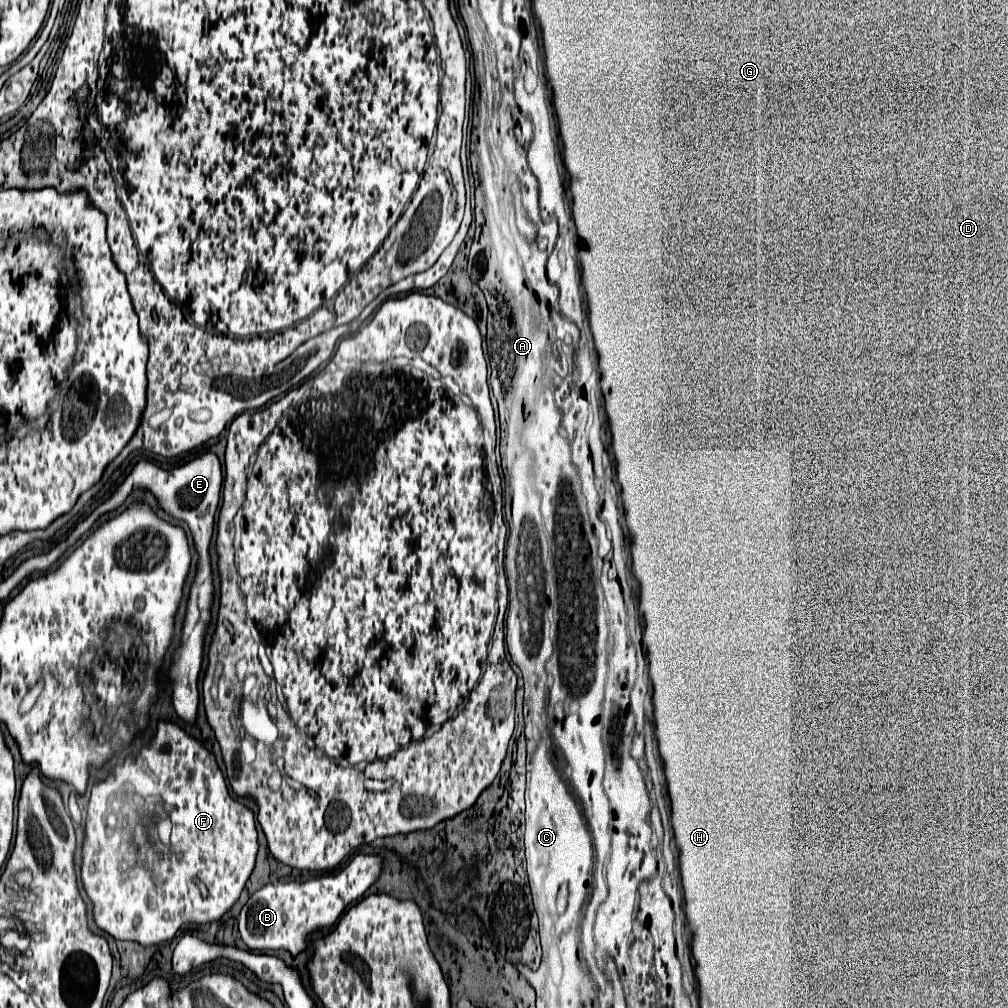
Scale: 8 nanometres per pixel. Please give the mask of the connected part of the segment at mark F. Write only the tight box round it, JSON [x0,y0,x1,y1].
[80,719,258,947]

